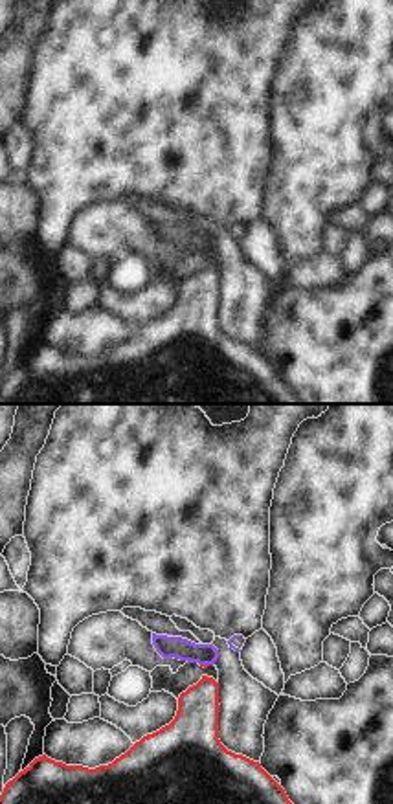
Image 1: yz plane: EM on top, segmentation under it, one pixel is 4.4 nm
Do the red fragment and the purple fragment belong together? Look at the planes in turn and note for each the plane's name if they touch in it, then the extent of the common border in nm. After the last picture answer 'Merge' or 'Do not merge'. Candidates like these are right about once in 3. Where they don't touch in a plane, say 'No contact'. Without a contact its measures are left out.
Touches red in yz. Shared border 40 nm.

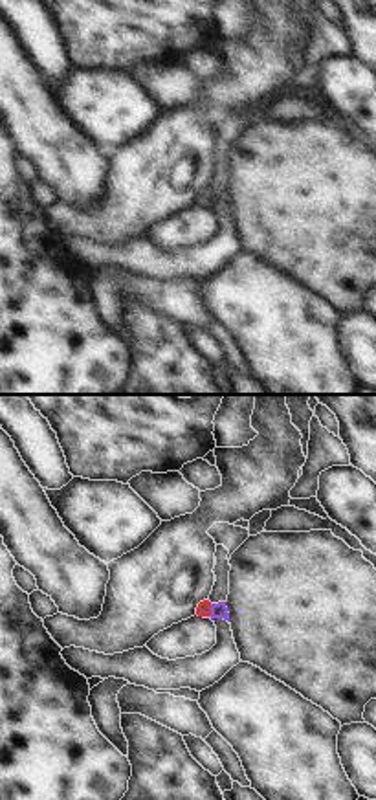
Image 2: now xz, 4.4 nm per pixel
Touches red in xz. Shared border 60 nm.

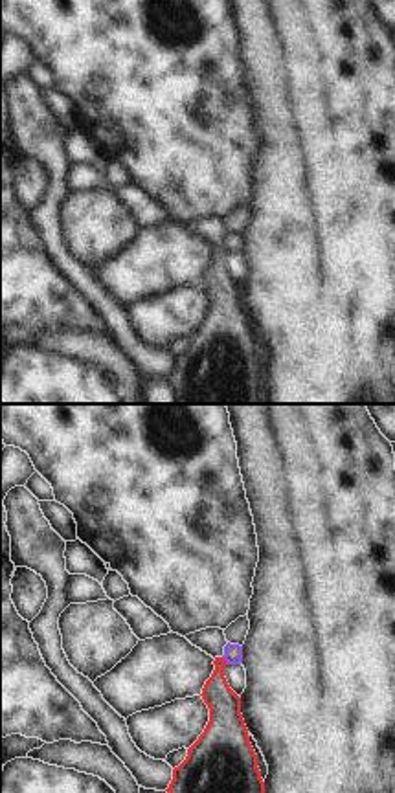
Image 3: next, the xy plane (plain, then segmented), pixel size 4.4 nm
Touches red in xy. Shared border 40 nm.

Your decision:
Do not merge.

